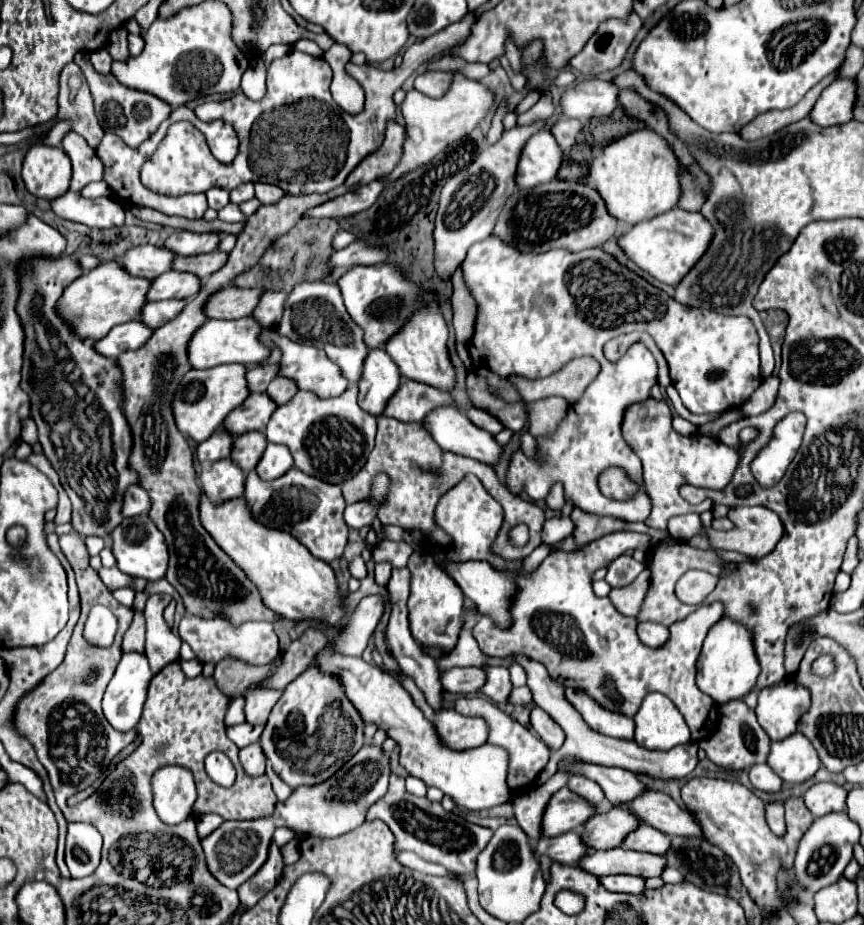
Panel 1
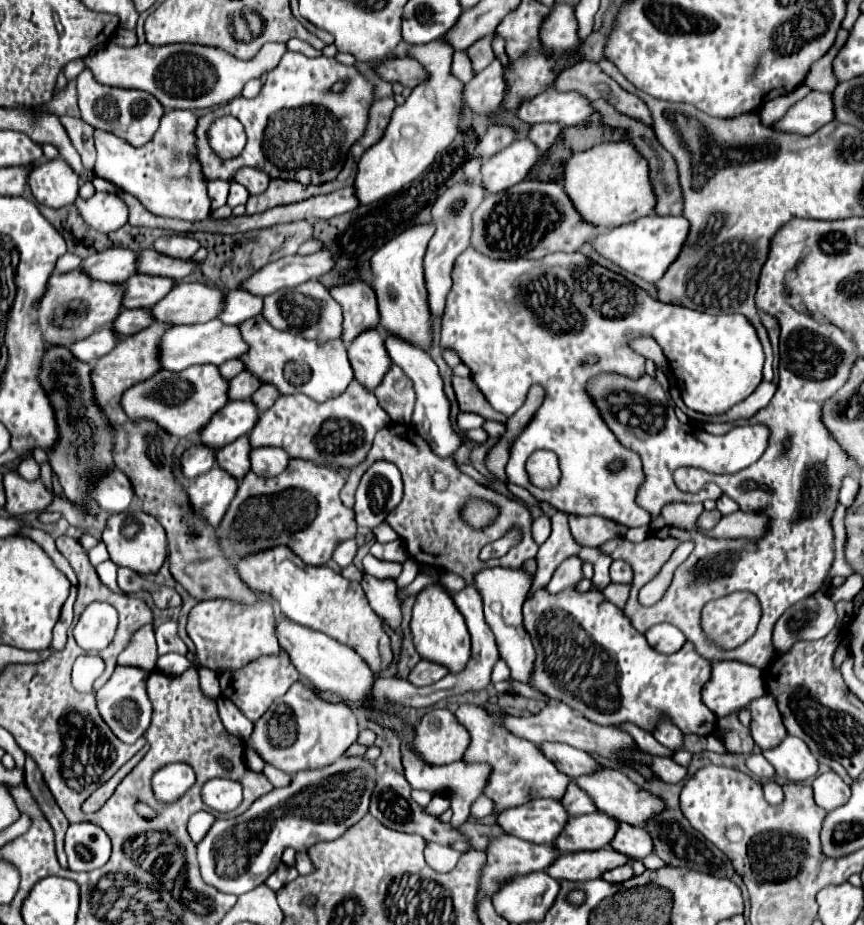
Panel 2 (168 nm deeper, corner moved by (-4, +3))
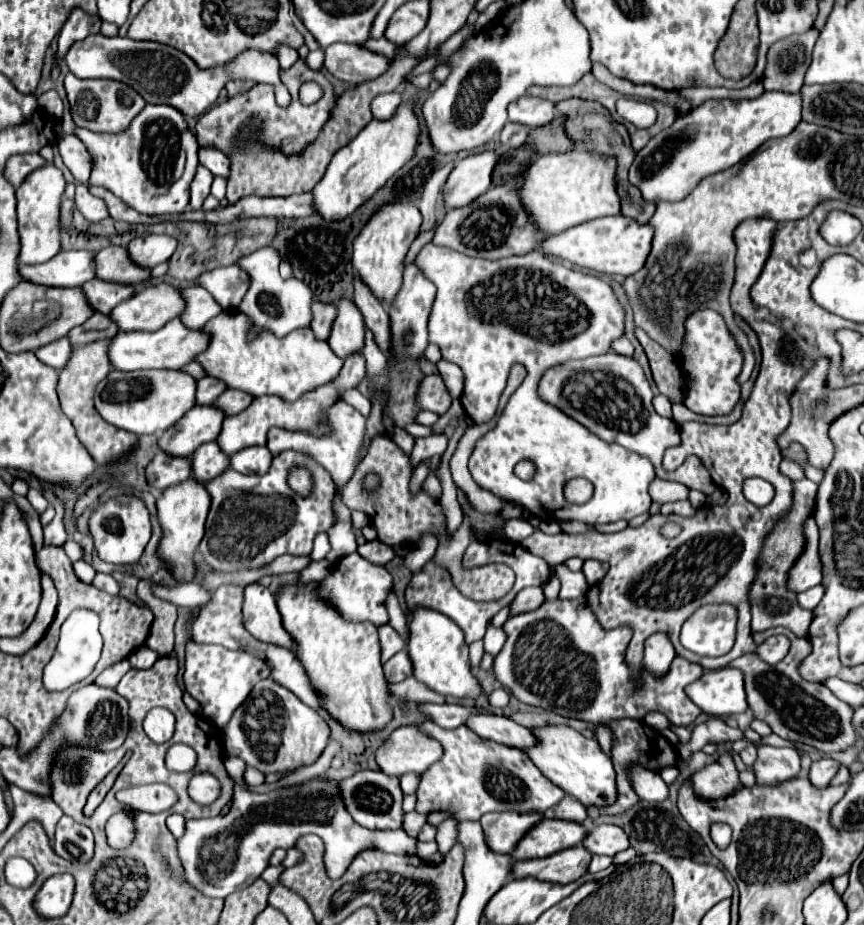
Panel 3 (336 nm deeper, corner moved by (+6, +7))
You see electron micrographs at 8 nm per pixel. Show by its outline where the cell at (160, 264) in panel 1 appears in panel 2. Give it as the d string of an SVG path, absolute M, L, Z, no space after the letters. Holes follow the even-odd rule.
M105 249L97 255L87 257L81 263L93 279L107 281L107 283L125 283L129 277L137 275L139 267L139 253L131 249Z

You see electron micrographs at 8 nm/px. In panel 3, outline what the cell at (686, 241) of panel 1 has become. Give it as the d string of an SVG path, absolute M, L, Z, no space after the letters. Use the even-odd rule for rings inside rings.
M613 215L581 223L559 235L549 235L545 241L541 241L539 251L547 253L547 257L553 257L555 261L569 261L589 271L607 275L633 275L643 267L651 251L651 239L653 229L649 225L639 225L623 215Z

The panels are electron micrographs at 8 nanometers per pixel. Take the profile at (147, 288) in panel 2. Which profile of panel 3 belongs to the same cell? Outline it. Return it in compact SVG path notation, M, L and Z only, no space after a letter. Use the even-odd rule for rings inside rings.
M101 279L87 281L87 285L81 285L81 291L85 293L85 299L93 307L93 311L103 315L109 315L115 305L119 305L135 293L131 285L115 285Z

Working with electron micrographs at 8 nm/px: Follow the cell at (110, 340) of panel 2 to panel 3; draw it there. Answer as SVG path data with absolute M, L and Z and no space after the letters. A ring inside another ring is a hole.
M67 337L57 339L35 351L35 357L41 359L41 363L53 367L55 371L59 371L61 365L65 365L69 361L69 355L71 355L71 343Z

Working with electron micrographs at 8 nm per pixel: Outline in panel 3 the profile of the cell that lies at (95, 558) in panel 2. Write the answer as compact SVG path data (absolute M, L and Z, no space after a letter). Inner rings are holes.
M67 539L67 541L63 543L63 549L65 549L65 553L67 553L67 557L69 557L71 561L83 559L83 549L81 549L73 539Z

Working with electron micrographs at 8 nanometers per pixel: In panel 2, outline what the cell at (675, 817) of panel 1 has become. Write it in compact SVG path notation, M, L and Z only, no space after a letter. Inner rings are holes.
M607 767L599 773L593 775L585 775L585 777L577 777L575 783L587 791L587 795L593 799L593 803L597 805L597 809L601 813L613 815L615 819L619 819L621 823L629 823L629 825L643 825L647 821L651 821L651 817L655 817L655 813L661 813L663 809L663 799L655 797L653 793L641 789L639 785L635 785L633 781L629 781L623 773Z

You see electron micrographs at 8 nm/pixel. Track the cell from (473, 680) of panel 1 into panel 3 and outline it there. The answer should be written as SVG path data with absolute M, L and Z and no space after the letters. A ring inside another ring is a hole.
M399 651L399 653L395 653L387 663L383 663L383 671L385 671L385 679L387 679L389 683L399 683L399 681L403 681L407 675L413 673L411 659L407 657L405 651Z

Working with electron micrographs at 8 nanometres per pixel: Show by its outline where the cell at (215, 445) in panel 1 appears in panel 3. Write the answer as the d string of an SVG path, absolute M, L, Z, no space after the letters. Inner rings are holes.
M159 451L145 469L147 483L155 489L173 487L191 477L191 463L185 457L171 457Z

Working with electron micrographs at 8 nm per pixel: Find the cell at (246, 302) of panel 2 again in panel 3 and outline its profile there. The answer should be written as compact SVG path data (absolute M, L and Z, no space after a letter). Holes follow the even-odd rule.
M181 287L179 291L181 297L185 297L185 313L179 317L183 325L190 329L201 329L209 319L219 315L221 307L217 301L213 301L213 297L209 297L209 293L205 293L203 287Z

